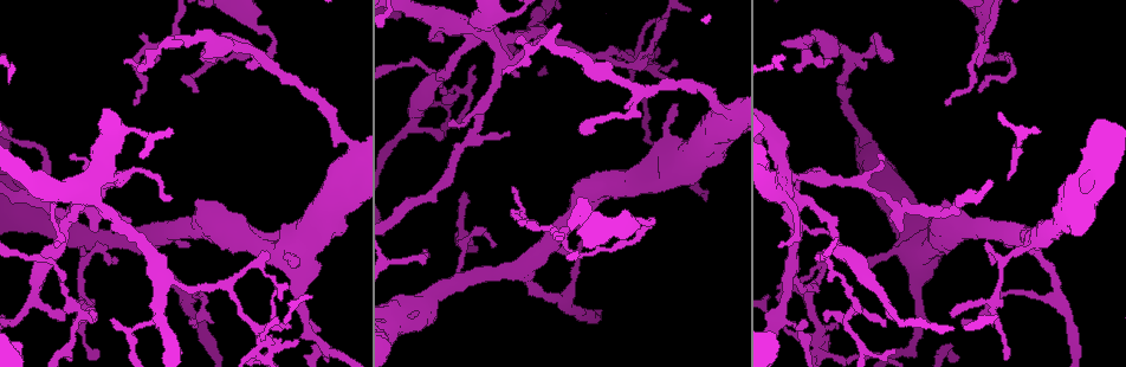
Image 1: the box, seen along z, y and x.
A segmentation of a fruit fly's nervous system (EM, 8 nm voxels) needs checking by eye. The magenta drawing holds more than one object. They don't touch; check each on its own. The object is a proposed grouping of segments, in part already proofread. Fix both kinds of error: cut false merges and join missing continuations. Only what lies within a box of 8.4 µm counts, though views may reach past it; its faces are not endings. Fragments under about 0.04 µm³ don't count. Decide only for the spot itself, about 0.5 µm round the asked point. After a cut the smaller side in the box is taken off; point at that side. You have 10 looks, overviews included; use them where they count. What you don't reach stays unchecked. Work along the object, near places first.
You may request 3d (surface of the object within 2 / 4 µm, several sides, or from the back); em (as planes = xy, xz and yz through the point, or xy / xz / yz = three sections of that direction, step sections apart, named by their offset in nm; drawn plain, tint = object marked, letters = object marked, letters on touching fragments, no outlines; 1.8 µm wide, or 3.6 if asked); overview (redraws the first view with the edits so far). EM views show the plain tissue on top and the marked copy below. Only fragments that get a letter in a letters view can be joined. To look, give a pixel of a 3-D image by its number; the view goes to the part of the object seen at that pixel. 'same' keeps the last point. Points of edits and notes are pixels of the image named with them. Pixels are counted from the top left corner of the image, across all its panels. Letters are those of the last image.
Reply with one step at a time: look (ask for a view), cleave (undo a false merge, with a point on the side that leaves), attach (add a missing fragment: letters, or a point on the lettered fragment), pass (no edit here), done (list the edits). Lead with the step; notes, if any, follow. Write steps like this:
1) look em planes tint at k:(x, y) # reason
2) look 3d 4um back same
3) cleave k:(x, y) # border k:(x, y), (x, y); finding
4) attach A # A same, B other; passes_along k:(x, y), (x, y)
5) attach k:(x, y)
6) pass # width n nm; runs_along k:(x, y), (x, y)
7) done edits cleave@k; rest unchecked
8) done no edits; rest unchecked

look em 3.6um planes letters at 1:(92, 198) # calibre changes

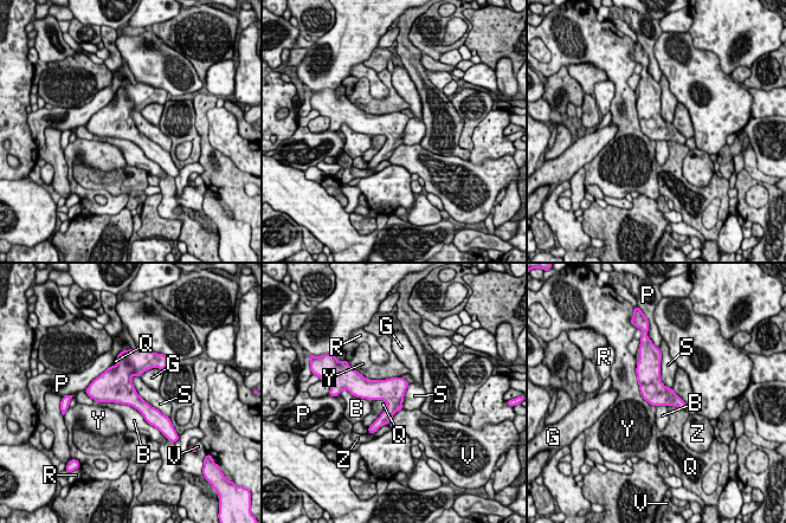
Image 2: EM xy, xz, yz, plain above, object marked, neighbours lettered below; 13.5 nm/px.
pass # B other, G other, P other, Q other, R other, S other, V other, Y other, Z other; border 2:(133, 374), (134, 389), (165, 415); continuous, no second cell

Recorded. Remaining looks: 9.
look 3d 4um at 1:(837, 251)

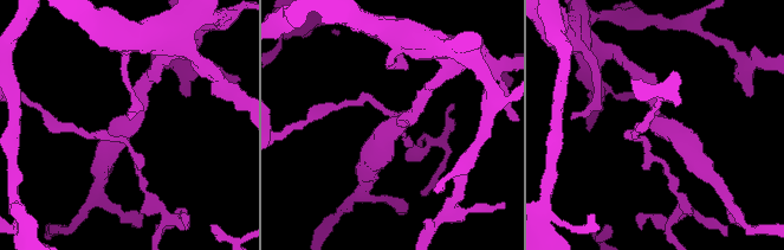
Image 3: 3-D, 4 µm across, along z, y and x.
look em planes tint at 3:(657, 126) # arms 4

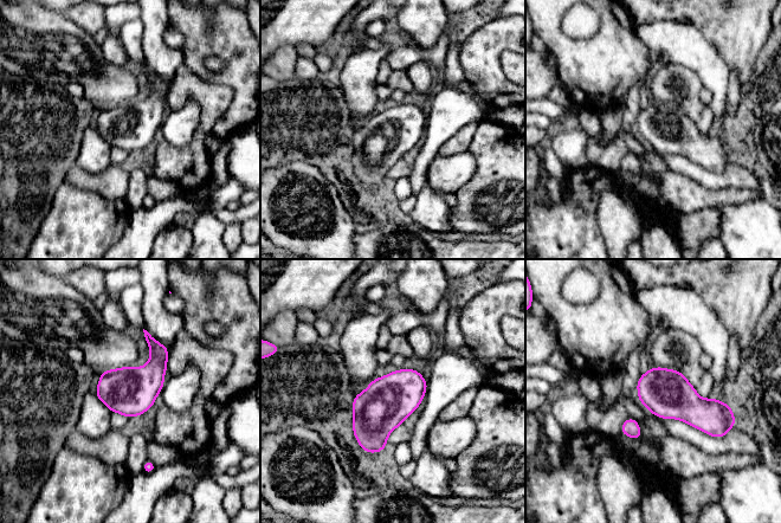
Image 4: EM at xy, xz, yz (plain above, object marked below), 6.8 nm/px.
look em planes letters same

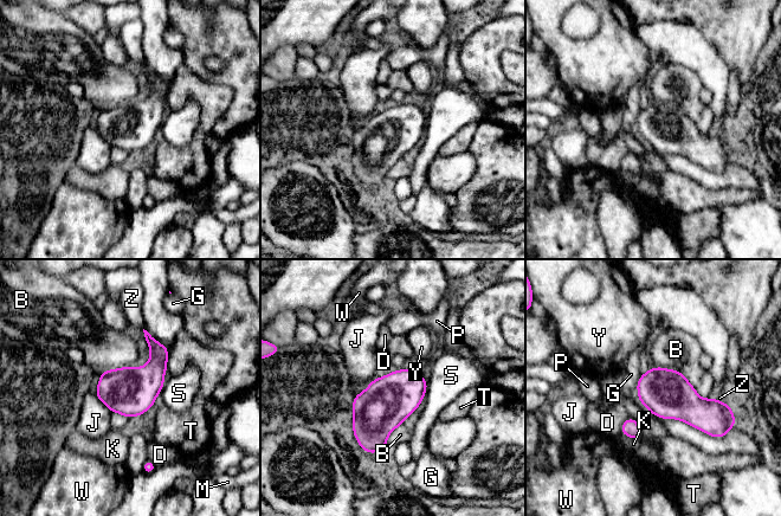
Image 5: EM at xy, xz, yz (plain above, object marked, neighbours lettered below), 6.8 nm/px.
pass # width 320 nm; B other, D other, G other, J other, K other, M other, P other, S other, T other, W other, Y other, Z other; border 5:(643, 374), (636, 387); all the same cell

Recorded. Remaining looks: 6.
look em planes letters at 1:(420, 325) # stops while still wide

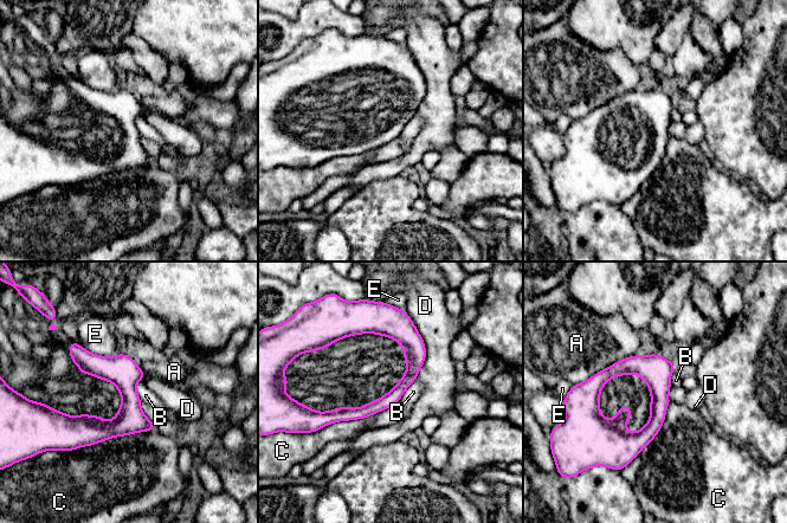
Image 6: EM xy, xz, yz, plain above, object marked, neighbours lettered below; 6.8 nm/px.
pass # A other, B other, C other, D other, E other; border 6:(141, 379), (136, 393), (142, 401); none of them fits

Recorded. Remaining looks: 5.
look em planes letters at 1:(980, 28) # thick turns thin

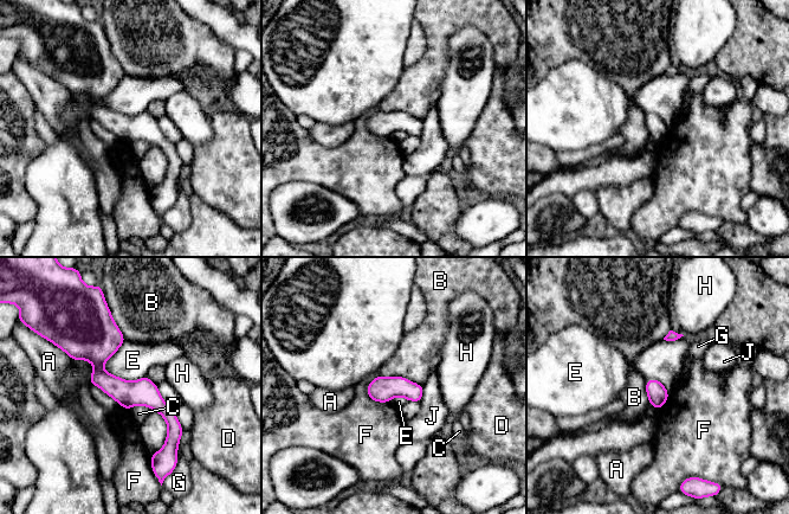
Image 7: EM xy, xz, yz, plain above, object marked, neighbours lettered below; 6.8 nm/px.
pass # A other, B other, C other, D other, E other, F other, G other, H other, J other; all the same cell

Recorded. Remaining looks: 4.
done no edits; rest unchecked

